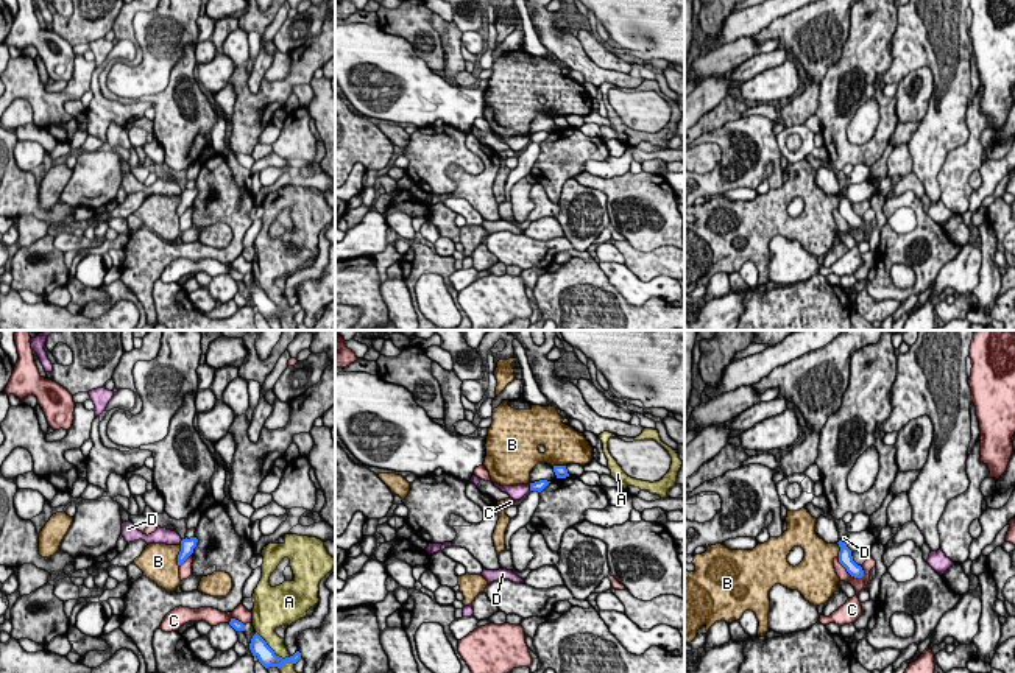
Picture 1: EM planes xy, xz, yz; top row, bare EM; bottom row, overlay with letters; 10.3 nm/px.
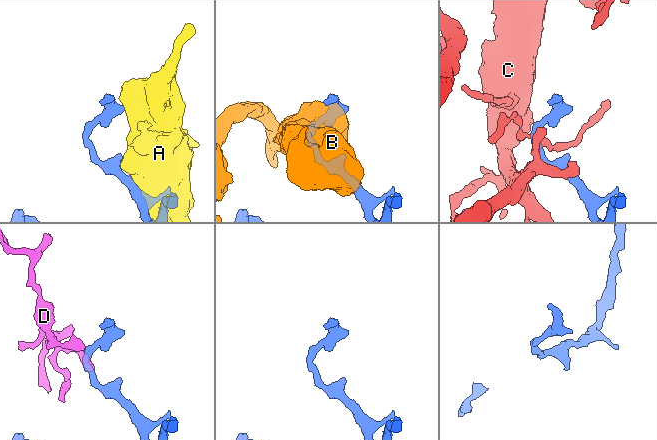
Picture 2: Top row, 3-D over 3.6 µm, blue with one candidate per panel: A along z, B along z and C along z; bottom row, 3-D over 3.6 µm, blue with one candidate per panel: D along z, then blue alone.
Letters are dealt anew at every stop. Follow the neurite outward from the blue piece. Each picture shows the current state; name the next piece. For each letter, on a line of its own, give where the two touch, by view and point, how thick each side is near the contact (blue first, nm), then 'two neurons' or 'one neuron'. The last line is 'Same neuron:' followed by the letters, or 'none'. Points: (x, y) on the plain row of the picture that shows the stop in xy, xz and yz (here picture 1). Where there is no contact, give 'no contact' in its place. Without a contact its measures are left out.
A: contact xy (272, 301); calibres 180 and 200 nm; two neurons
B: contact xy (178, 207); calibres 140 and 380 nm; two neurons
C: contact yz (850, 225); calibres 140 and 130 nm; two neurons
D: contact xy (181, 193); calibres 140 and 160 nm; two neurons
Same neuron: none

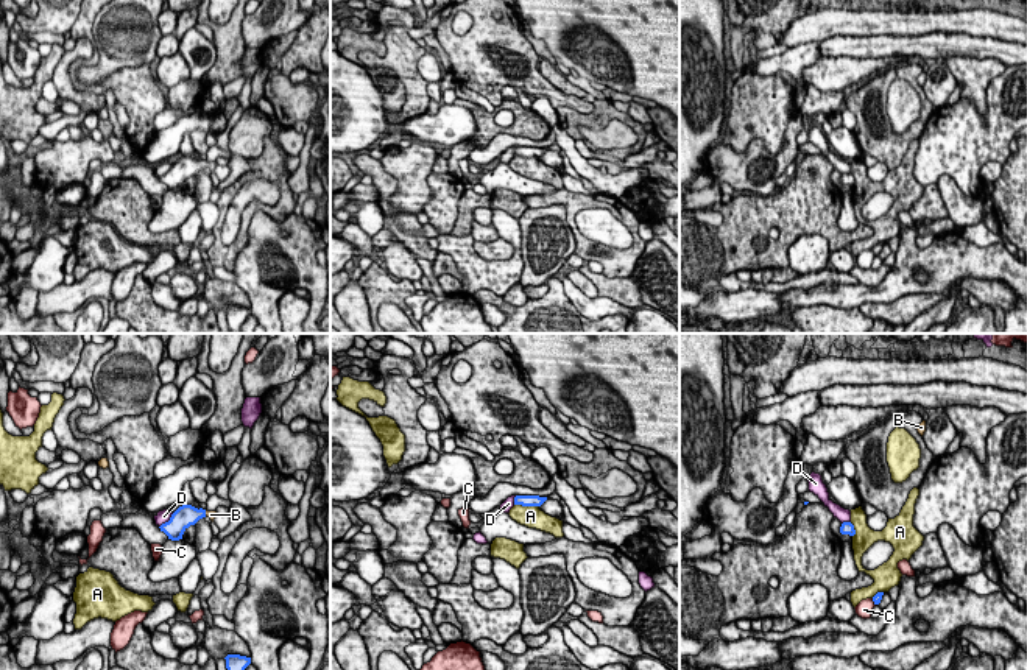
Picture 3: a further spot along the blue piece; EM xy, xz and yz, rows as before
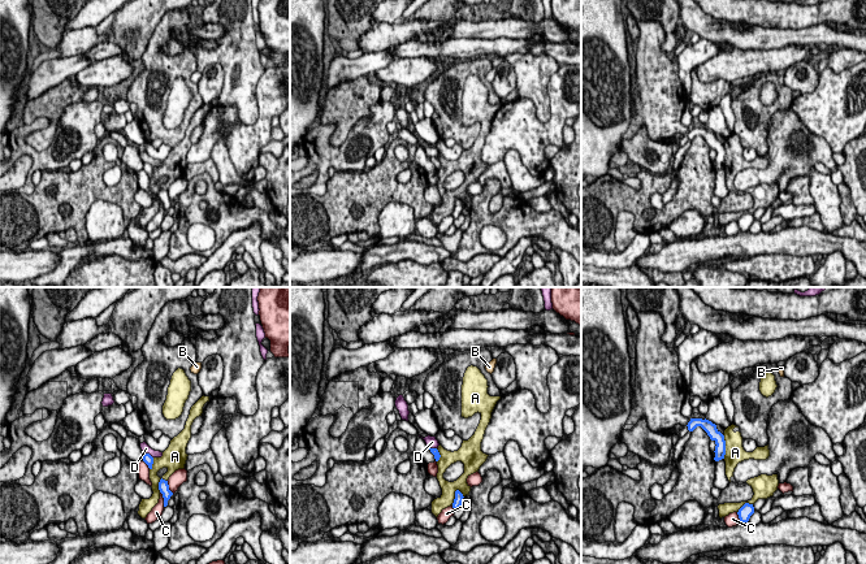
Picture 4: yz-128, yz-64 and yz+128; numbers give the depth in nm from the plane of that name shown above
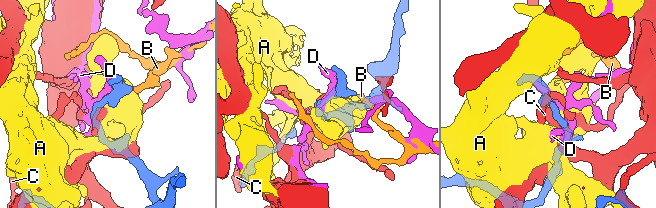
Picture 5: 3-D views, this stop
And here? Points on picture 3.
A: contact xz (527, 156); calibres 130 and 220 nm; two neurons
B: contact xy (204, 164); calibres 220 and 70 nm; one neuron
C: contact yz (873, 251); calibres 90 and 170 nm; two neurons
D: contact xy (169, 172); calibres 220 and 130 nm; two neurons
Same neuron: B

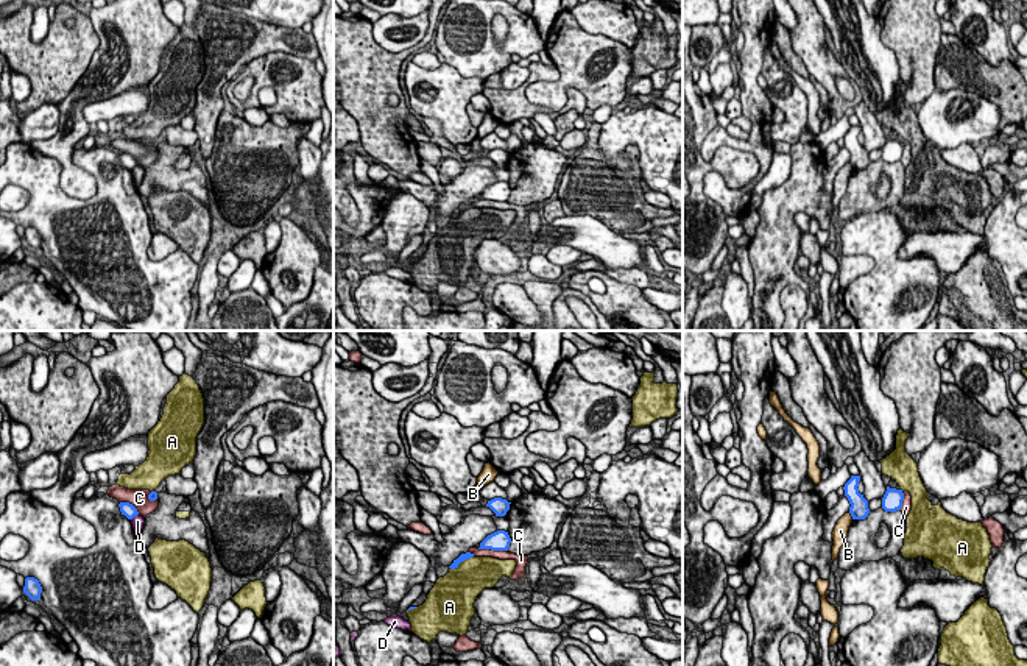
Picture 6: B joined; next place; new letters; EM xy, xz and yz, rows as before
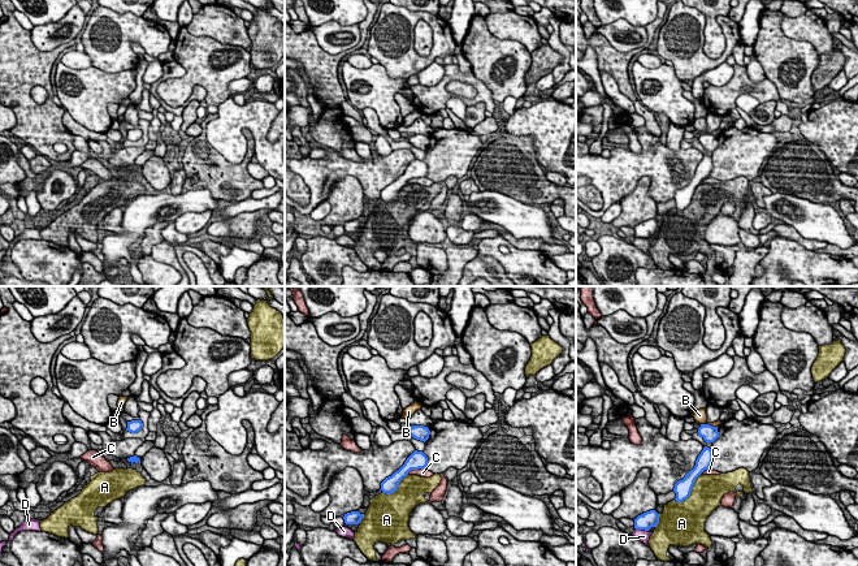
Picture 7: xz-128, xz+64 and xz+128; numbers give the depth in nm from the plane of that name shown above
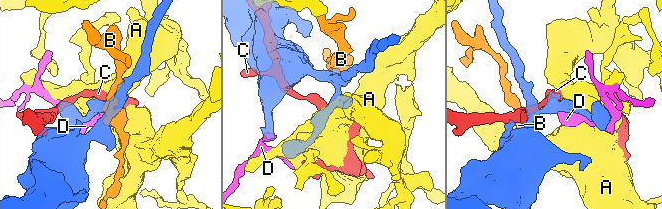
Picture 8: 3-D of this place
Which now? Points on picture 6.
A: contact xz (460, 212); calibres 70 and 380 nm; two neurons
B: contact yz (851, 166); calibres 190 and 160 nm; two neurons
C: contact xz (493, 200); calibres 200 and 100 nm; two neurons
D: contact xy (134, 166); calibres 140 and 130 nm; two neurons
Same neuron: none

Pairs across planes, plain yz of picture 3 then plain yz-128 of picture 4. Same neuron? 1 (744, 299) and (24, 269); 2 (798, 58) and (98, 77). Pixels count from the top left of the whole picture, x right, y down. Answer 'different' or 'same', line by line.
1: same
2: different

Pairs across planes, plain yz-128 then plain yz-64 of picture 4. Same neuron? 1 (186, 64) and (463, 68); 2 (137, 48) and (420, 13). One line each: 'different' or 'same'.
1: same
2: same

